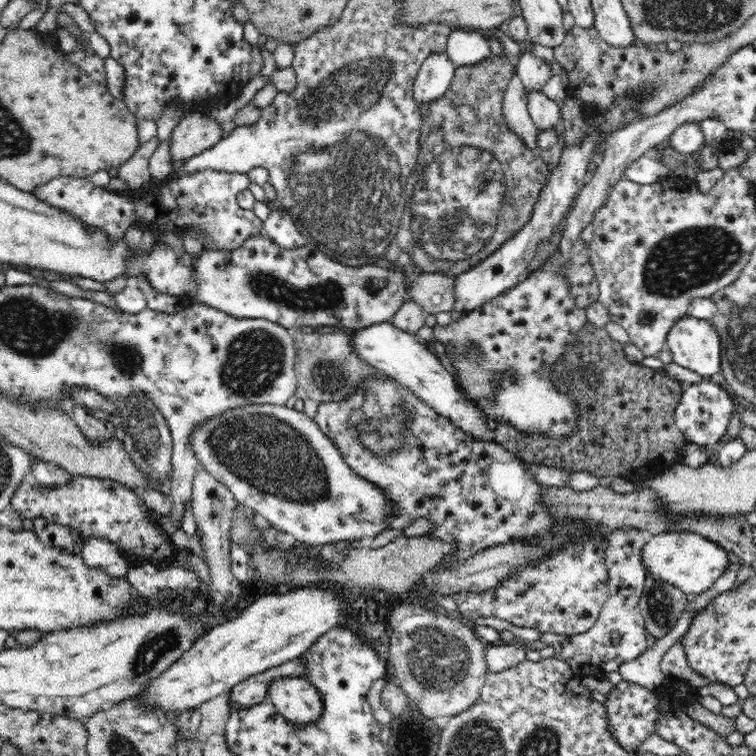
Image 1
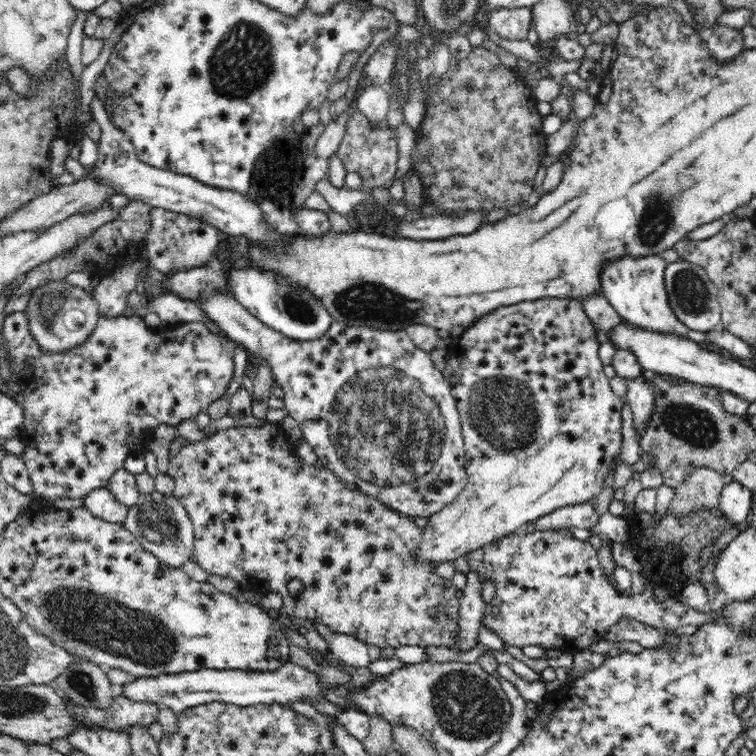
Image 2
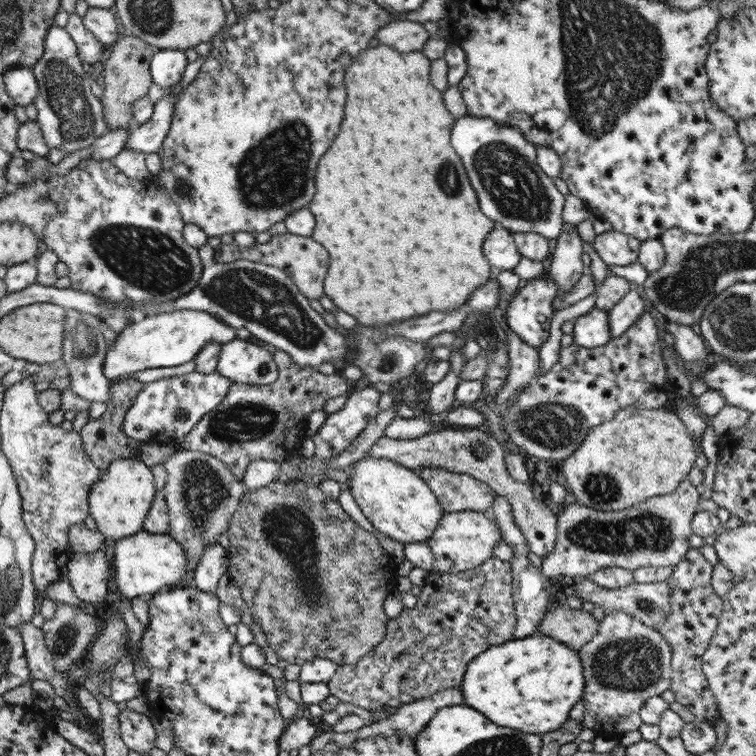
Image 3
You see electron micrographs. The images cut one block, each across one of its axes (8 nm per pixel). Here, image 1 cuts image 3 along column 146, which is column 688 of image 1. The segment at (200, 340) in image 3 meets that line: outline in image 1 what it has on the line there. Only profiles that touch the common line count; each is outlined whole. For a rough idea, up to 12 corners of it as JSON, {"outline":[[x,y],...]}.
{"outline":[[678,320],[666,346],[676,364],[709,380],[722,341],[710,321]]}

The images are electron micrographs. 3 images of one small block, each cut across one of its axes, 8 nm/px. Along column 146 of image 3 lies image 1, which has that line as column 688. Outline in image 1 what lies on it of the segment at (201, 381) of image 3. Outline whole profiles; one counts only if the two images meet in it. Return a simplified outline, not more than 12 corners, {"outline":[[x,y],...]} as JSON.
{"outline":[[714,382],[684,385],[673,422],[689,443],[724,438],[739,406]]}

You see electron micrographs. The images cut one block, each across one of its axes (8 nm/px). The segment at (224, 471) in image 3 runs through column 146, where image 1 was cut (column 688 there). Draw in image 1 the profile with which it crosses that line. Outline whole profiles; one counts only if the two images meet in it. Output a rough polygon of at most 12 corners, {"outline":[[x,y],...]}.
{"outline":[[645,573],[639,600],[647,634],[672,630],[690,600]]}

